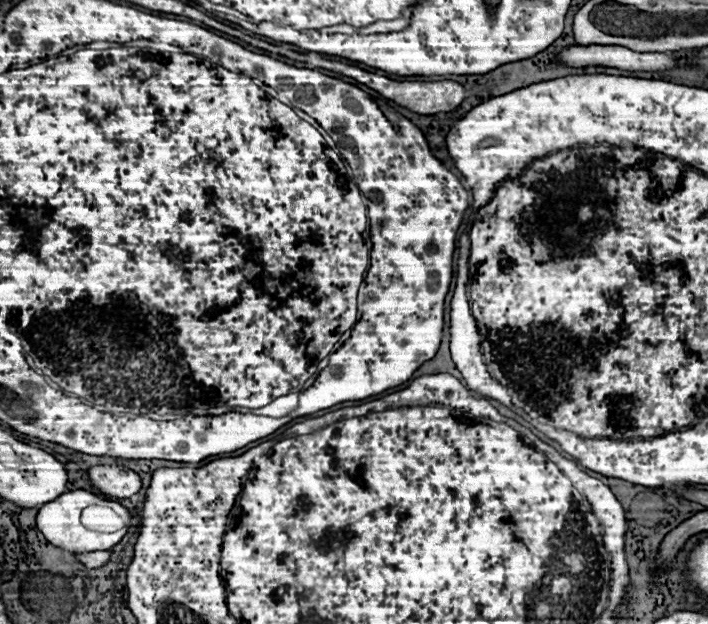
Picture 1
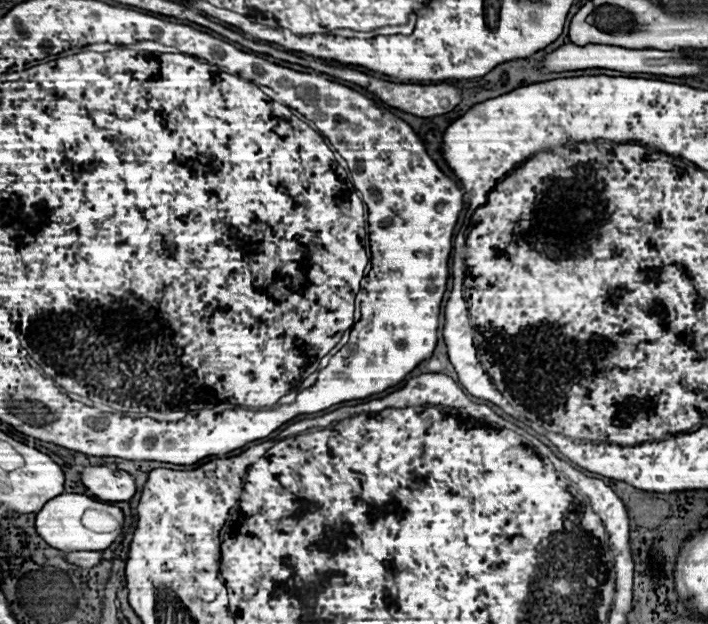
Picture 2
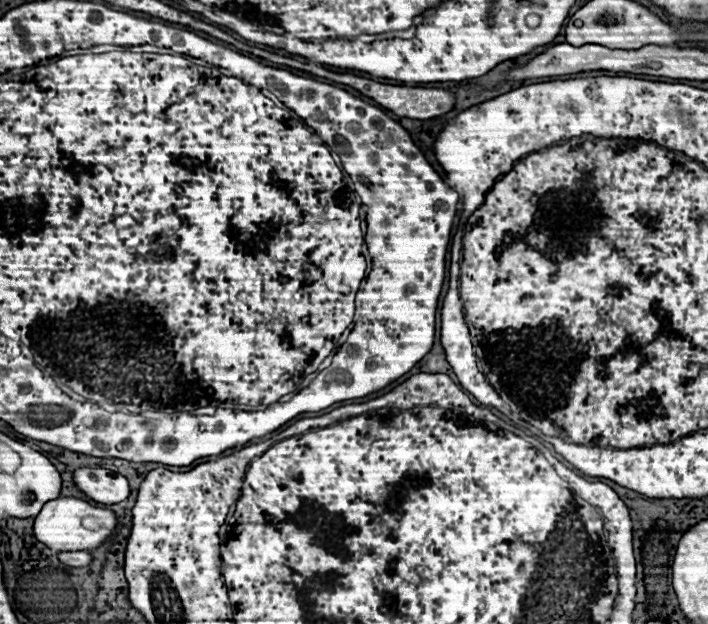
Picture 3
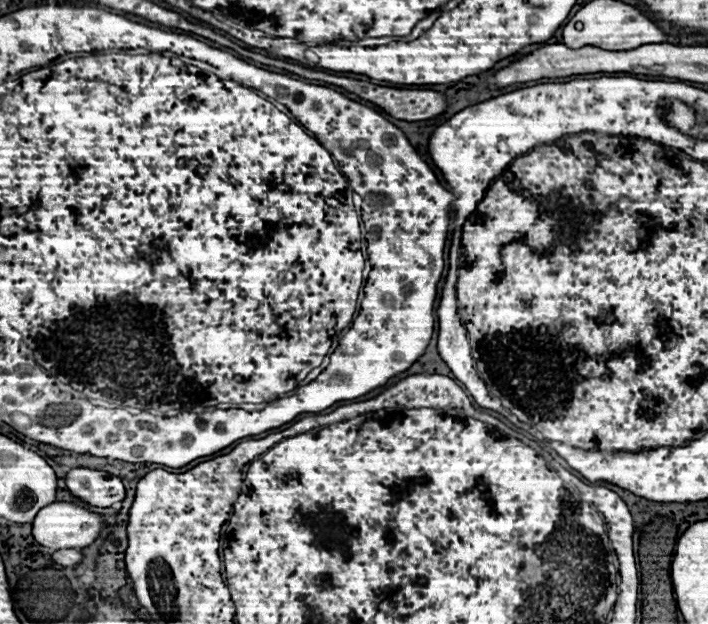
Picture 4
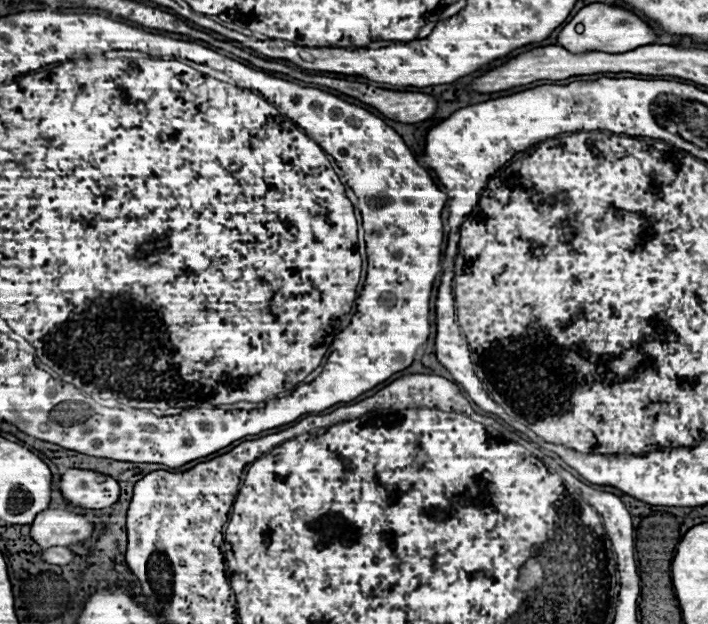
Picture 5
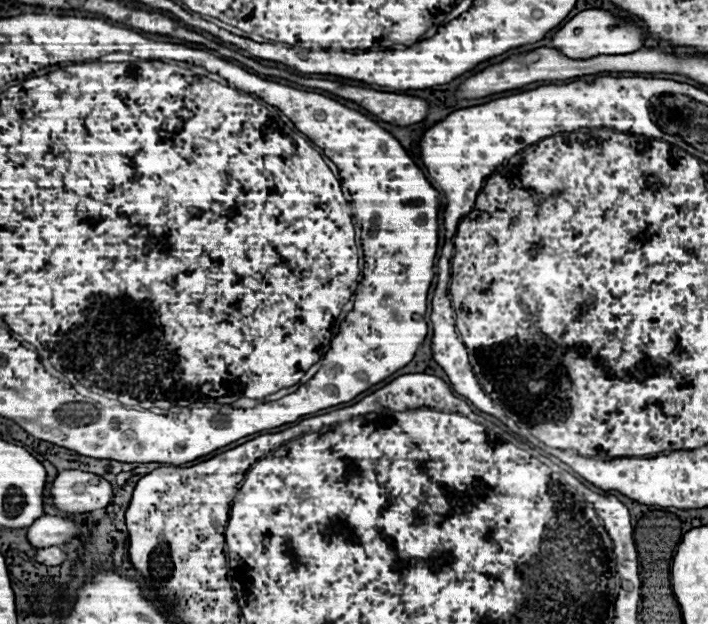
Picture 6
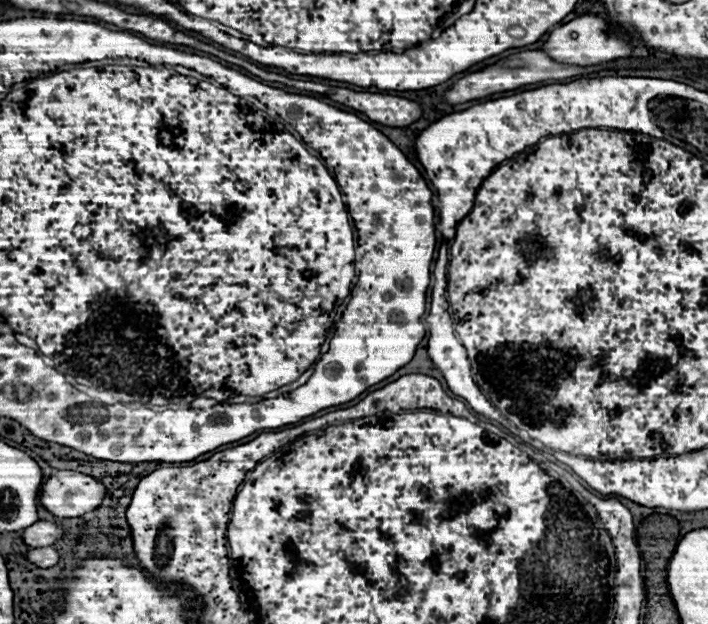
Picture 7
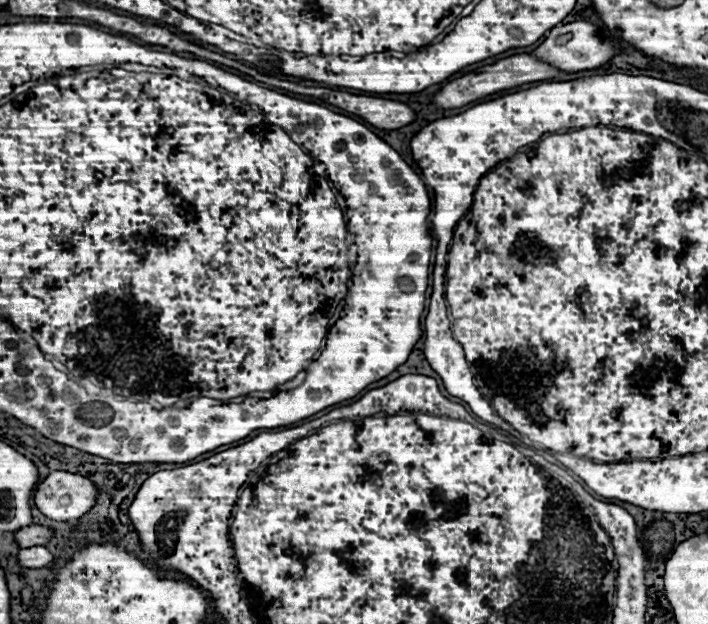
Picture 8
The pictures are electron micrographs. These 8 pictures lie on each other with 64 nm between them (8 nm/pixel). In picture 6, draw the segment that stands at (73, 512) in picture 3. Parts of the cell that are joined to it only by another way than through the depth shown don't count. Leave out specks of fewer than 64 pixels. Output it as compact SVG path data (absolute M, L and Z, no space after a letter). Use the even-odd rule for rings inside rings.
M40 516L28 528L28 542L38 546L60 546L78 534L78 526L64 516Z

